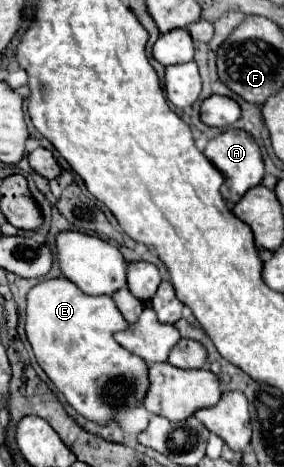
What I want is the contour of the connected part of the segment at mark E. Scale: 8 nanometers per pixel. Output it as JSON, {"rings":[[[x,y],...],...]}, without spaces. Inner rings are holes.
{"rings":[[[58,277],[38,283],[30,289],[26,297],[26,335],[34,349],[38,365],[56,385],[56,389],[66,397],[66,401],[88,421],[96,425],[108,425],[114,421],[116,411],[122,407],[142,405],[148,393],[148,363],[114,341],[116,331],[124,331],[128,321],[118,313],[116,303],[108,295],[86,295],[70,279]]]}

